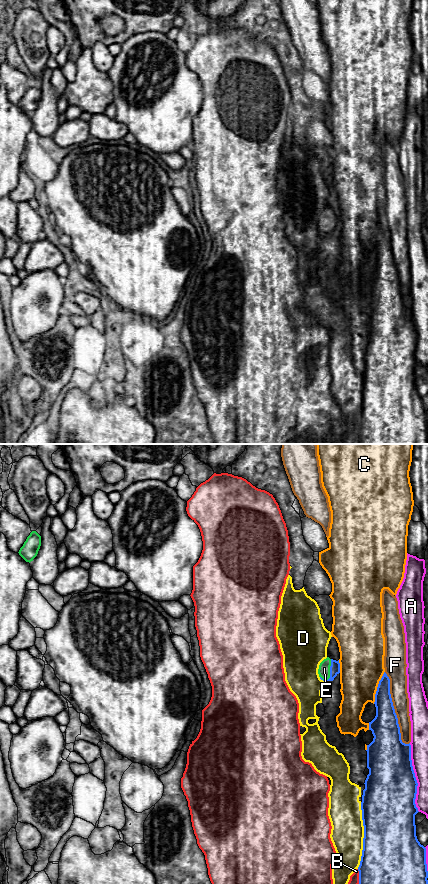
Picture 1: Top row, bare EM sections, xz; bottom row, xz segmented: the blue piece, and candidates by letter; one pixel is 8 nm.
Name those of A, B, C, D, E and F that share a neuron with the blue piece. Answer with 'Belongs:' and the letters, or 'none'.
Belongs: E

